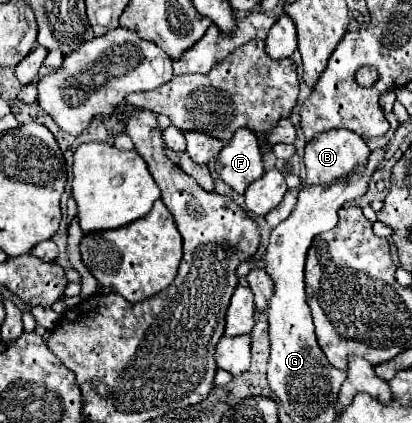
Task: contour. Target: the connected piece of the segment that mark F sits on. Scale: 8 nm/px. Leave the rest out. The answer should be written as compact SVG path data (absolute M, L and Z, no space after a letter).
M237 130L215 160L215 172L237 194L245 194L247 186L265 172L259 142L251 130Z

